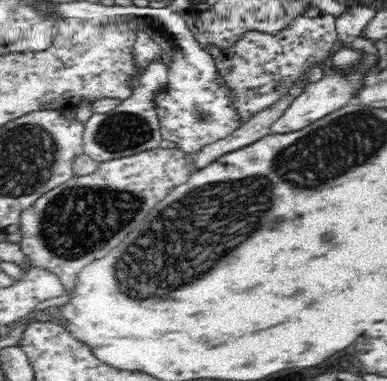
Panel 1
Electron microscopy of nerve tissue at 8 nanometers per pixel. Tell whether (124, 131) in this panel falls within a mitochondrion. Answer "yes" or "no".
yes

